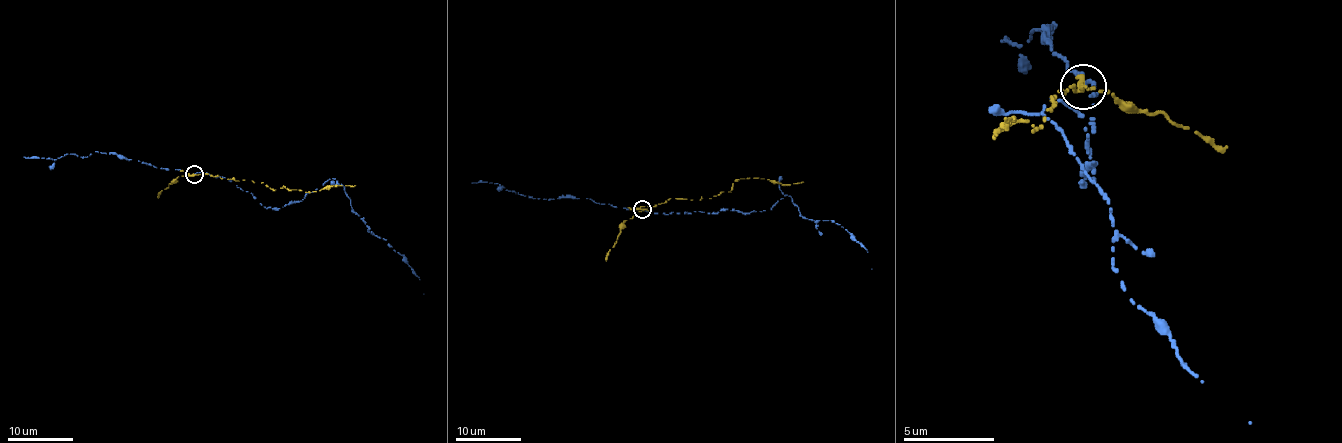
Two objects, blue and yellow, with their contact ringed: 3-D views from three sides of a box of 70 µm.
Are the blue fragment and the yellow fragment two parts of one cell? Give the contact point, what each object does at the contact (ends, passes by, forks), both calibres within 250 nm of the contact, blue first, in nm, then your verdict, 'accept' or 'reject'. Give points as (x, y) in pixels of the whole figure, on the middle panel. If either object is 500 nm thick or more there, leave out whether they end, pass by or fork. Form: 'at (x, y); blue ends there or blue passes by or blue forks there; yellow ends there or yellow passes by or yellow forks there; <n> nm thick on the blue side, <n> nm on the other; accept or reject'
at (642, 209); blue ends there; yellow forks there; 140 nm thick on the blue side, 240 nm on the other; reject

